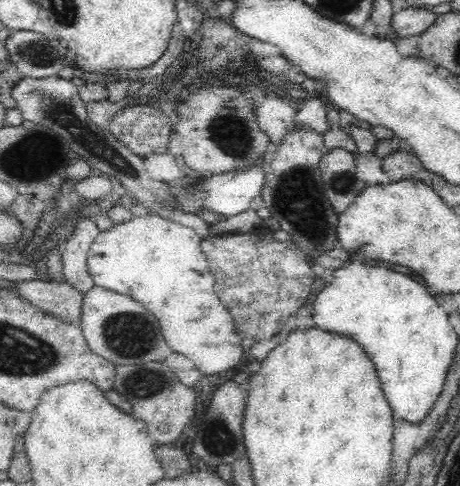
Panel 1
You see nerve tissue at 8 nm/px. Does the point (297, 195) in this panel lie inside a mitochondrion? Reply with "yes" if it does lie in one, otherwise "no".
yes

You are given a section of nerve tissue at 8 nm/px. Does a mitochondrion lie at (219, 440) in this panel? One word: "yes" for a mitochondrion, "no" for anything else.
yes

